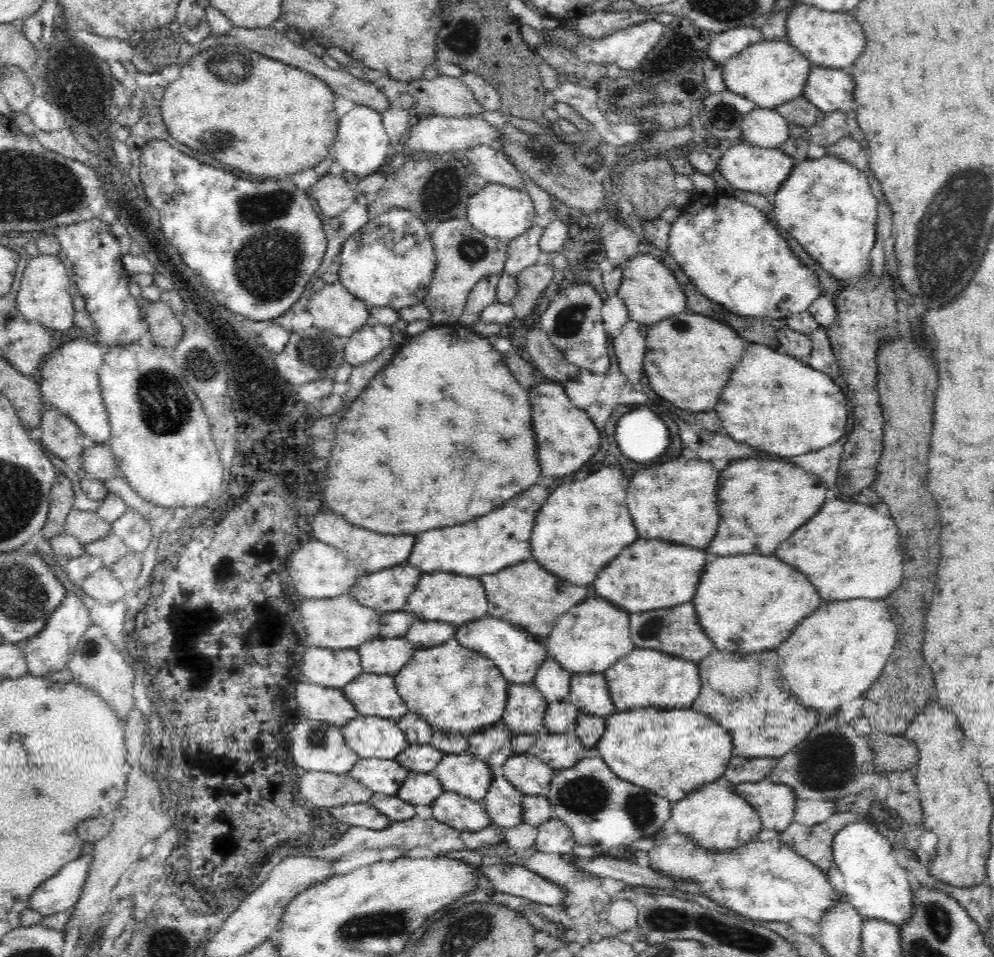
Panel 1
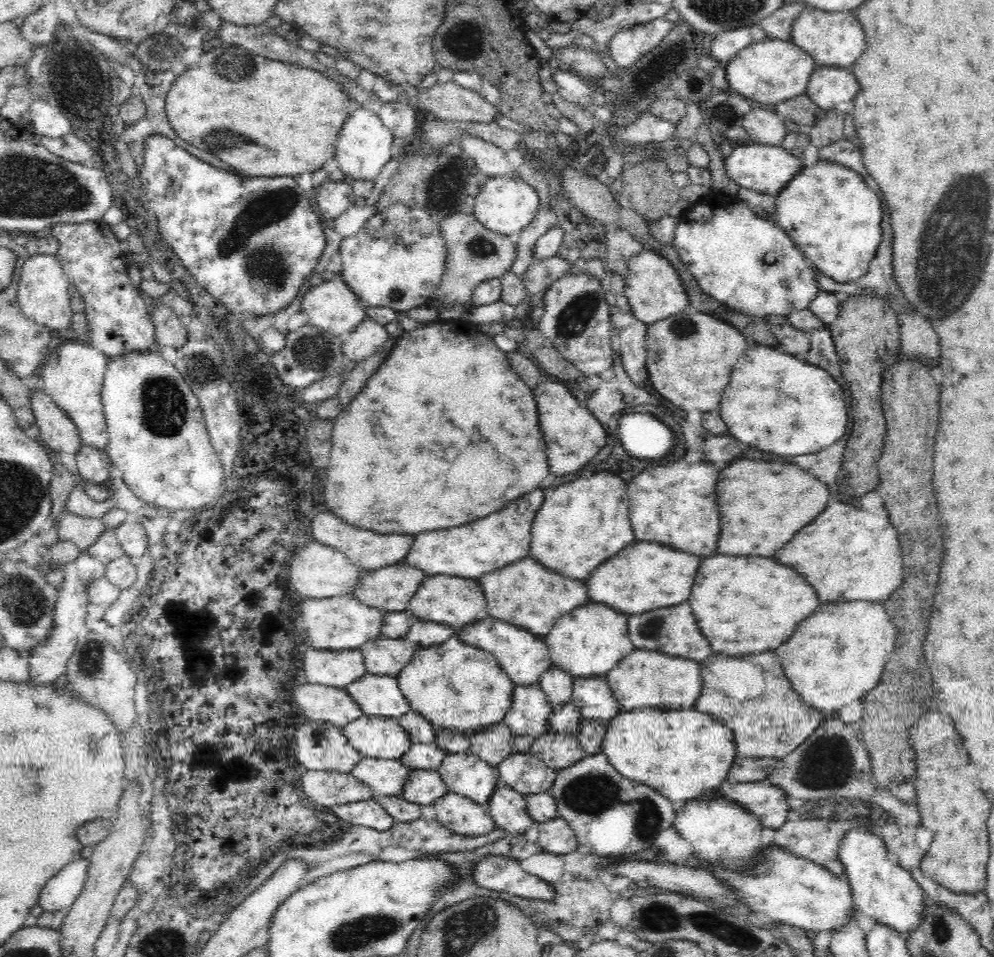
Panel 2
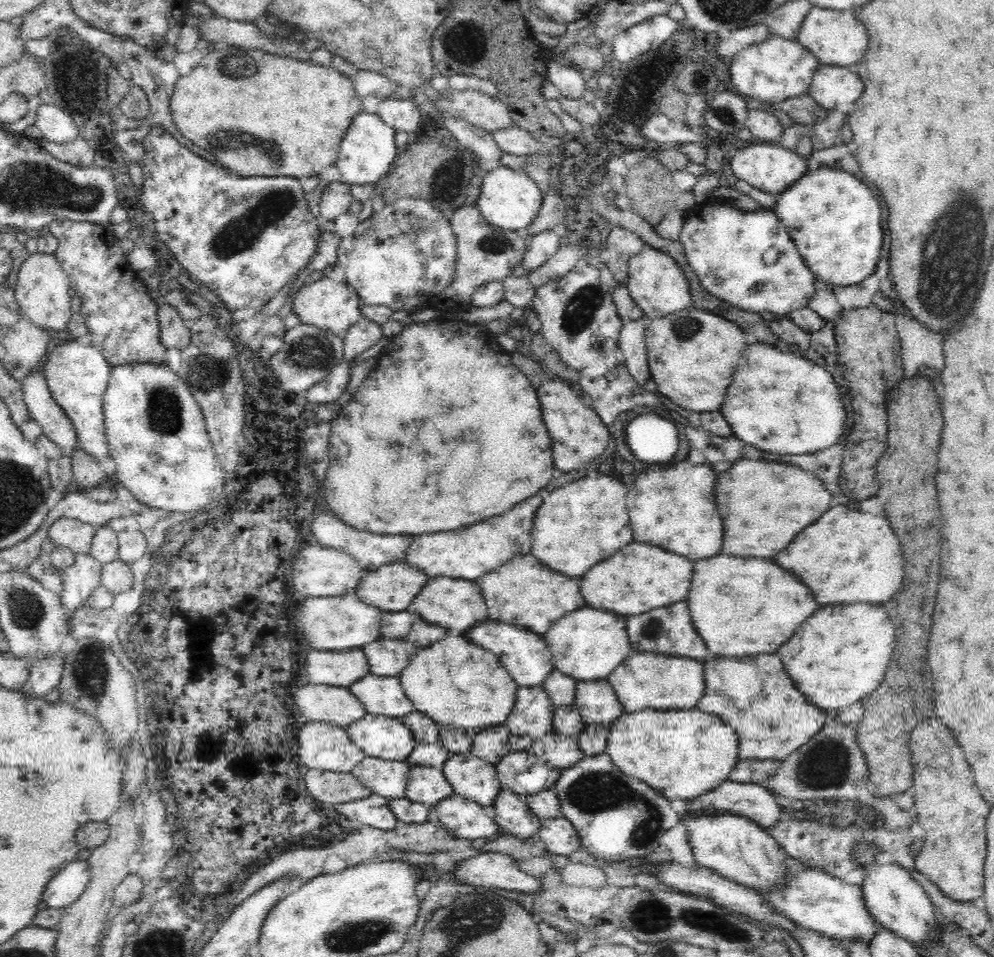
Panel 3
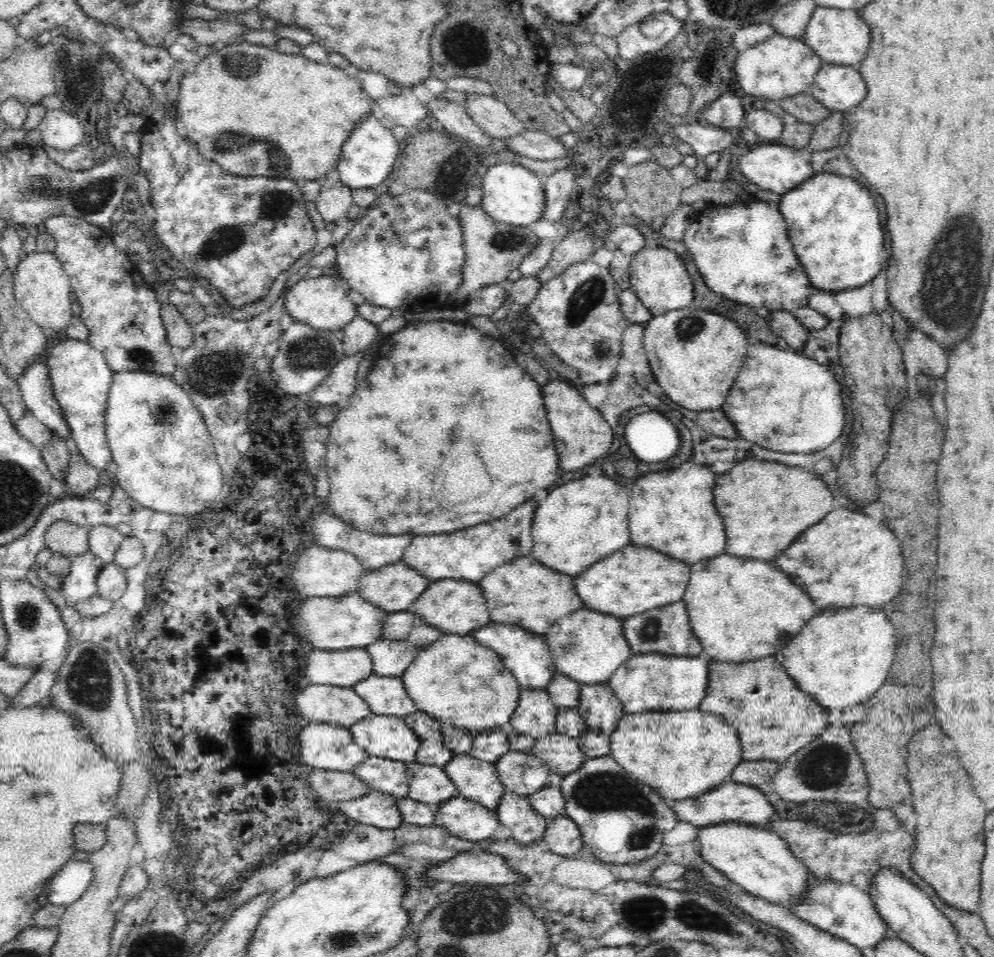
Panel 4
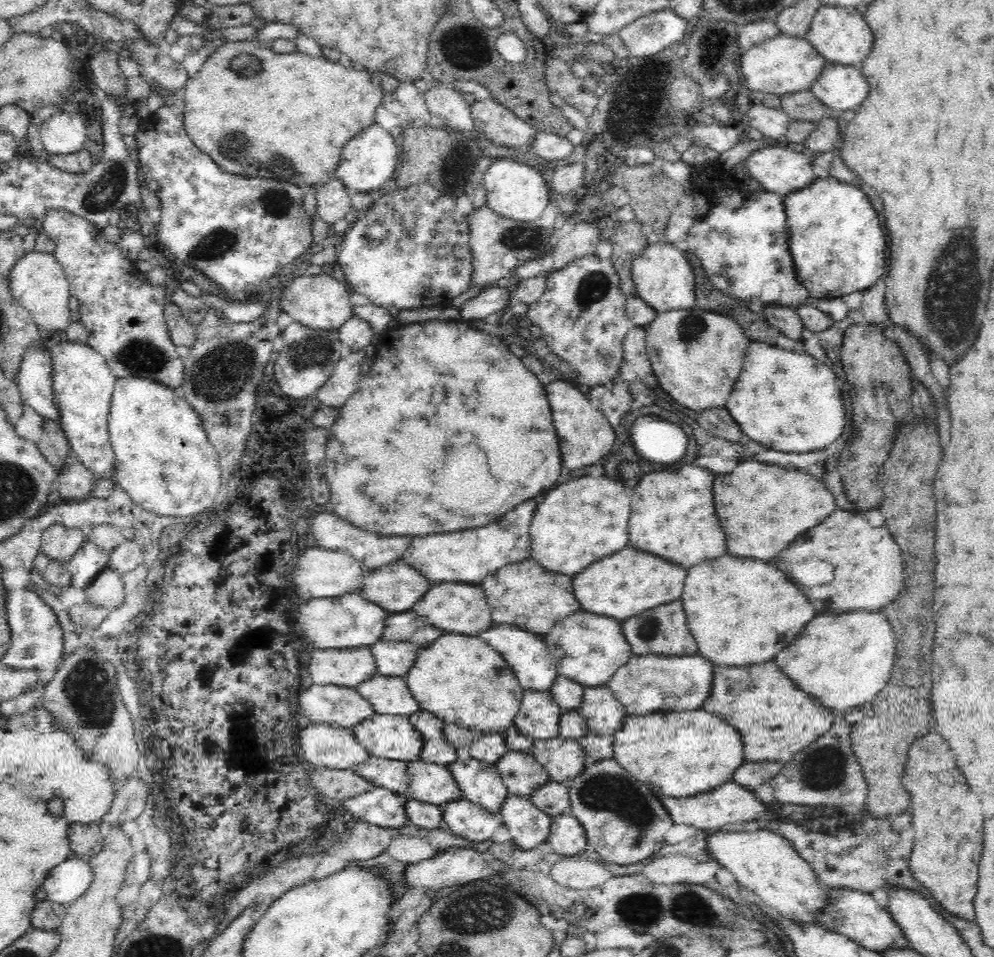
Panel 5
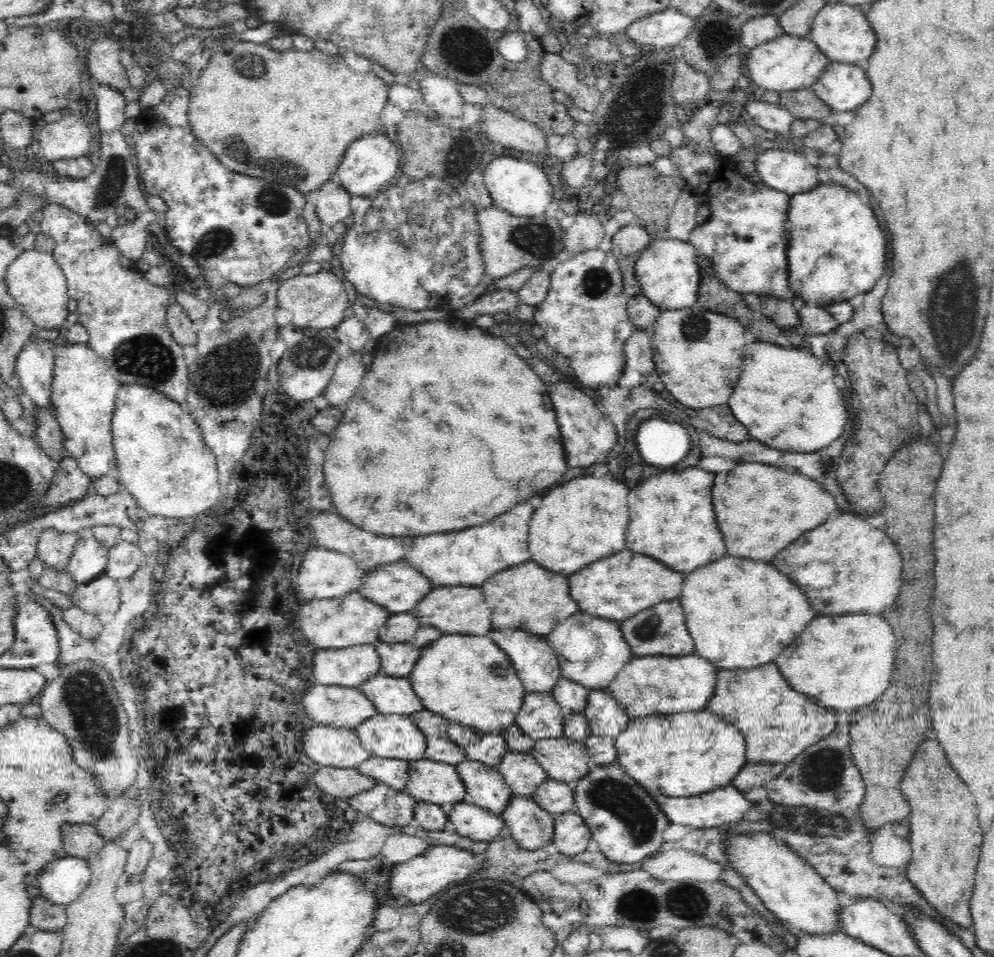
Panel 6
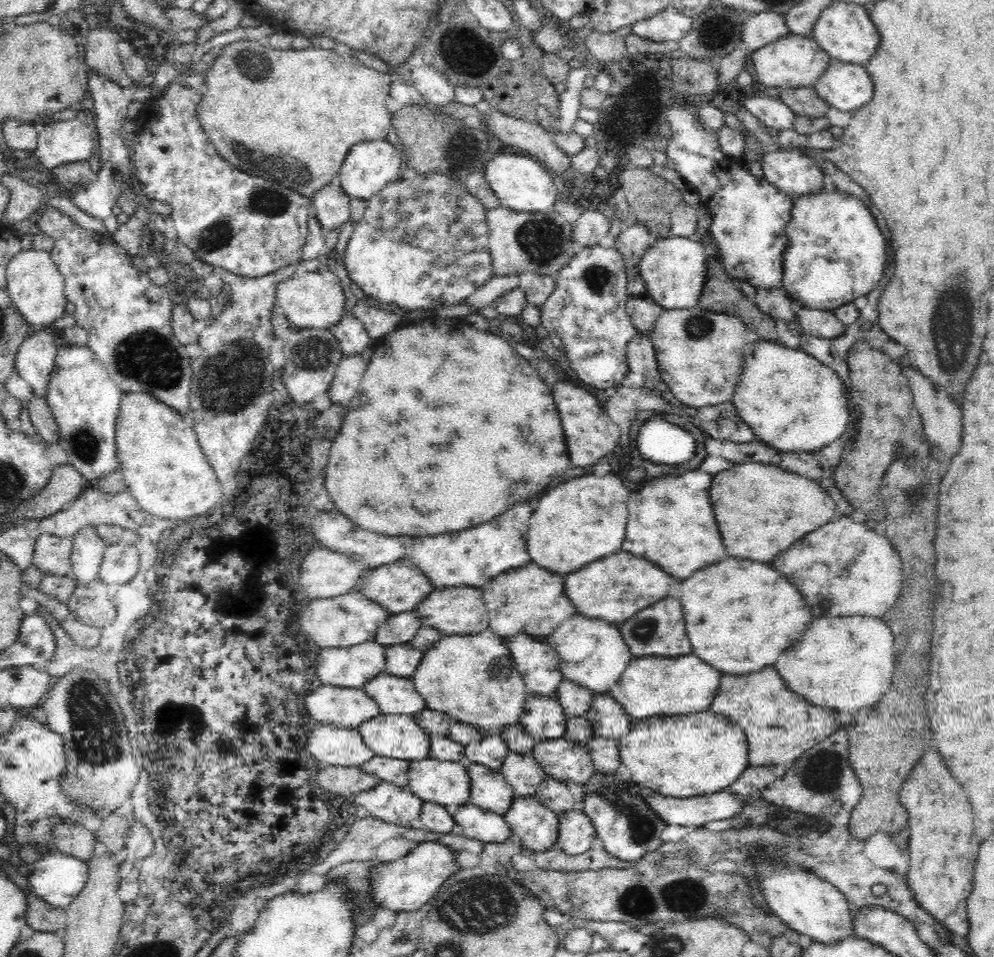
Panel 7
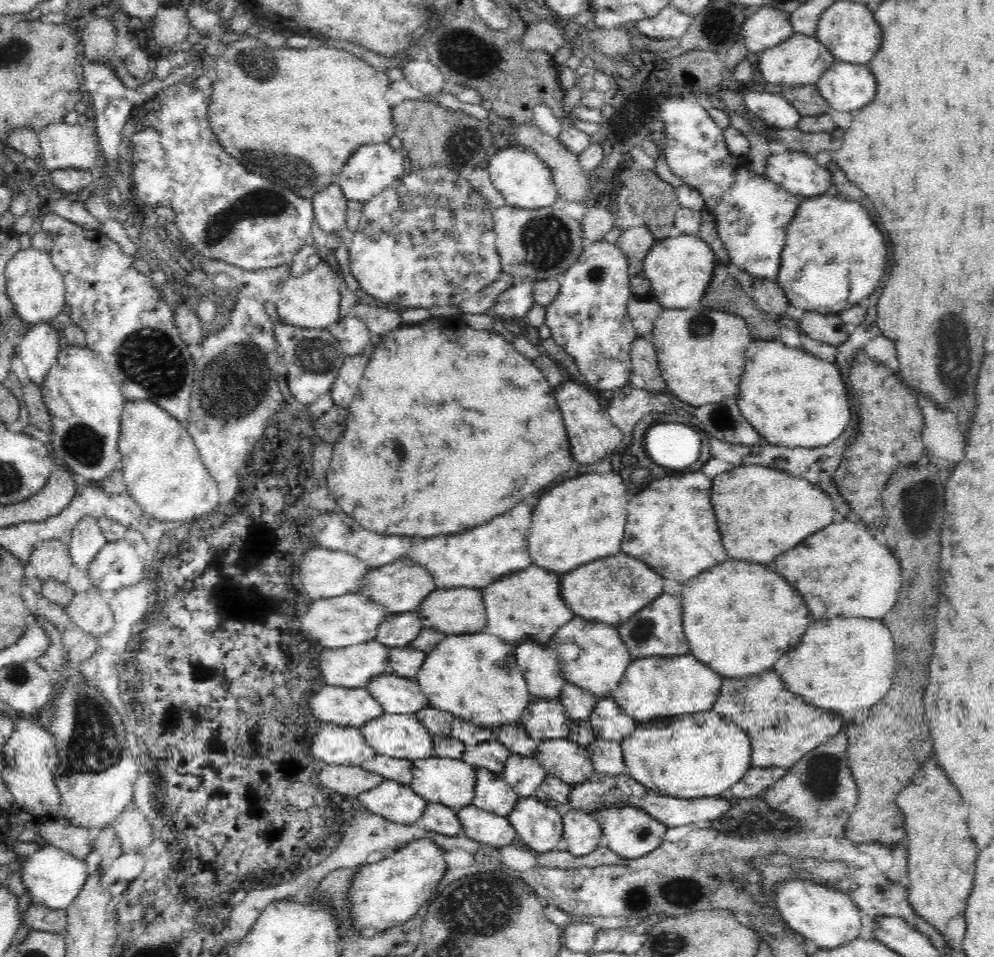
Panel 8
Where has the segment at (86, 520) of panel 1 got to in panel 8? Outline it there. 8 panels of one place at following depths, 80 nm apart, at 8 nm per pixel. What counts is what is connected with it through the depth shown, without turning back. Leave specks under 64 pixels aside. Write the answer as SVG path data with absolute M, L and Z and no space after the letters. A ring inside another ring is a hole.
M50 538L50 540L40 540L35 546L30 557L28 573L42 582L54 578L67 583L72 566L68 542Z

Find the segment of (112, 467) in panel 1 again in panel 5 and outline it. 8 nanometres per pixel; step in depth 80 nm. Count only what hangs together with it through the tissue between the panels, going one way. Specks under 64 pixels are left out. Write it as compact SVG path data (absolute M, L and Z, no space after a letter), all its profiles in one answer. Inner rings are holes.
M70 450L58 477L58 492L60 492L63 501L90 497L91 490L97 480L97 477L89 468L84 466L84 463L73 450Z

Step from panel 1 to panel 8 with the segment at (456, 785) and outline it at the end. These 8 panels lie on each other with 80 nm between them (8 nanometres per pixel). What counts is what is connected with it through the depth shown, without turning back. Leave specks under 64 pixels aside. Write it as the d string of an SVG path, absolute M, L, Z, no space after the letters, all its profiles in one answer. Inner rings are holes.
M476 767L472 805L486 812L506 817L516 806L518 797L518 793L503 779L500 773Z

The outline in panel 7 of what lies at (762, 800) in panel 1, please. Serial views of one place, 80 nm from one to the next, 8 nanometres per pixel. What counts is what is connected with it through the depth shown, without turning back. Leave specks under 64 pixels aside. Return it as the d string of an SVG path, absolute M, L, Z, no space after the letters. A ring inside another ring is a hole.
M631 786L636 794L652 807L652 810L667 824L680 826L704 827L714 820L728 820L742 812L745 804L740 802L736 794L730 792L714 792L706 796L689 796L686 798L670 798L662 796L654 790Z

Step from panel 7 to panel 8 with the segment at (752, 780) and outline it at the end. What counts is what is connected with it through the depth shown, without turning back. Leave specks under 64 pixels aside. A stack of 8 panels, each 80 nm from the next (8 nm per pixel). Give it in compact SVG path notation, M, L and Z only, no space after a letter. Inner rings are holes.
M750 768L746 772L746 776L734 784L732 795L738 798L750 798L750 796L758 796L760 792L764 792L768 786L774 784L776 780L784 776L788 772L786 768Z

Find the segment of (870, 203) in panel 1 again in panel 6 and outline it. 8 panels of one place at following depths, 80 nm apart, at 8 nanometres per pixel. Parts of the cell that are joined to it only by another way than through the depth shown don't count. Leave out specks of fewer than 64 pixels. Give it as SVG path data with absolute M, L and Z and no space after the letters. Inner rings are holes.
M820 182L818 186L790 196L790 216L788 216L788 268L790 288L808 305L828 306L834 302L847 301L856 294L870 292L886 270L886 236L874 218L870 206L860 204L854 192L838 184ZM820 260L826 262L824 272L820 270Z

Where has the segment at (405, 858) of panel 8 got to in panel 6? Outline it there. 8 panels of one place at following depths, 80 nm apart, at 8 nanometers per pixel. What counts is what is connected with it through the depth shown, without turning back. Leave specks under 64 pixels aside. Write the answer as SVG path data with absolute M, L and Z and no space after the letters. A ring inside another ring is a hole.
M434 845L420 856L412 860L397 864L391 872L391 894L399 900L409 898L411 904L420 904L439 891L444 891L450 884L459 884L471 874L483 869L483 862L478 861L470 850L462 850L456 846Z

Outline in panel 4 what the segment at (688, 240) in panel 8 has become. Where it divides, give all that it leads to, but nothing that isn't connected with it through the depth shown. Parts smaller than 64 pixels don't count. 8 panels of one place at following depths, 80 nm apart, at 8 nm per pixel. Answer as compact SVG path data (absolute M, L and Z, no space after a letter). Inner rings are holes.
M644 246L629 263L630 286L652 316L690 307L694 300L694 286L684 263L676 253L664 247Z

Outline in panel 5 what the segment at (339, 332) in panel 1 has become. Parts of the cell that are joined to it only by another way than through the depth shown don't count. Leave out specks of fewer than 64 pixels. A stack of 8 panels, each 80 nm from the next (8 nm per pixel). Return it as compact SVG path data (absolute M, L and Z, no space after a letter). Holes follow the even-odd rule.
M329 270L319 275L307 274L296 277L293 281L285 283L281 296L281 308L296 322L310 328L338 331L339 328L352 316L353 306L348 297L351 295L346 288L346 282L338 281L332 277Z

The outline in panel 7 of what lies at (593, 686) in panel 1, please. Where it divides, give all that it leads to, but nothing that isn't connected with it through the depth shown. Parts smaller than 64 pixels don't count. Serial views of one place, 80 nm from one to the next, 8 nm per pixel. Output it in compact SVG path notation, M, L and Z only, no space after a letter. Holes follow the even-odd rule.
M609 691L596 693L585 717L591 722L594 737L615 738L618 741L630 730L630 718Z

